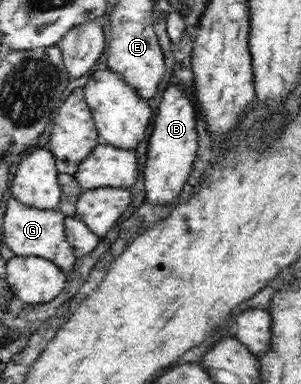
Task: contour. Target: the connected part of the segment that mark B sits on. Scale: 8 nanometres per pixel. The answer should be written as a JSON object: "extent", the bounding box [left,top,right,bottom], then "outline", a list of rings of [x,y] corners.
{"extent":[144,83,199,205],"outline":[[[174,83],[166,87],[158,106],[158,112],[156,112],[154,131],[148,144],[148,155],[144,170],[145,196],[148,198],[148,203],[170,205],[180,199],[179,194],[188,182],[188,175],[192,170],[199,148],[197,108],[198,106],[193,103],[187,93],[184,93],[182,87]]]}

